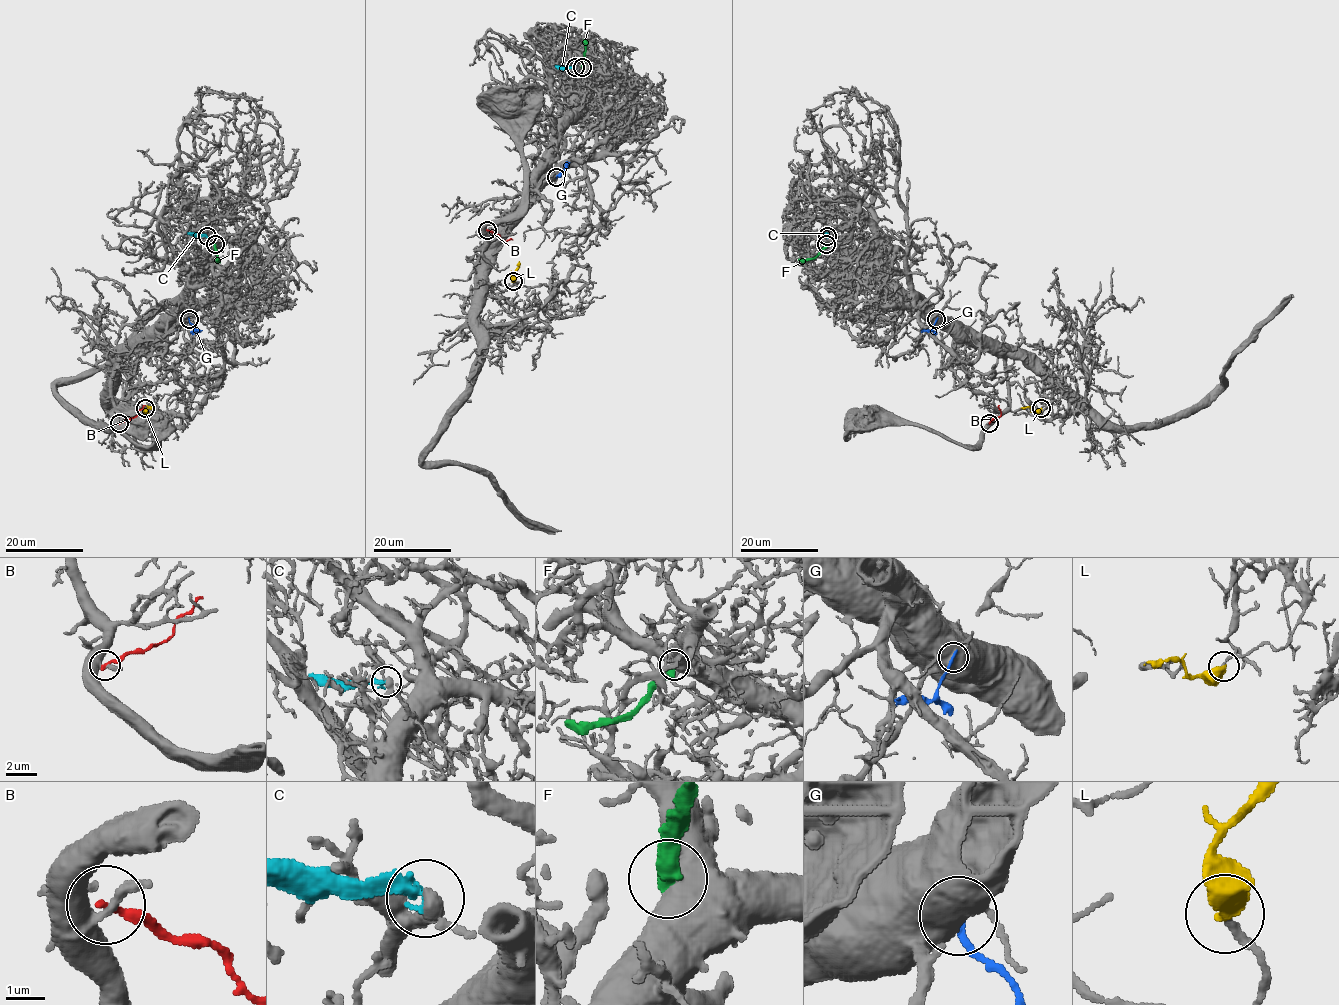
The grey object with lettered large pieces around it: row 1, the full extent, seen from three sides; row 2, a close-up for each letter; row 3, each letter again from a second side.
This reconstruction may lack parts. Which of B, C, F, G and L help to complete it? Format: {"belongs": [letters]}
{"belongs": []}

